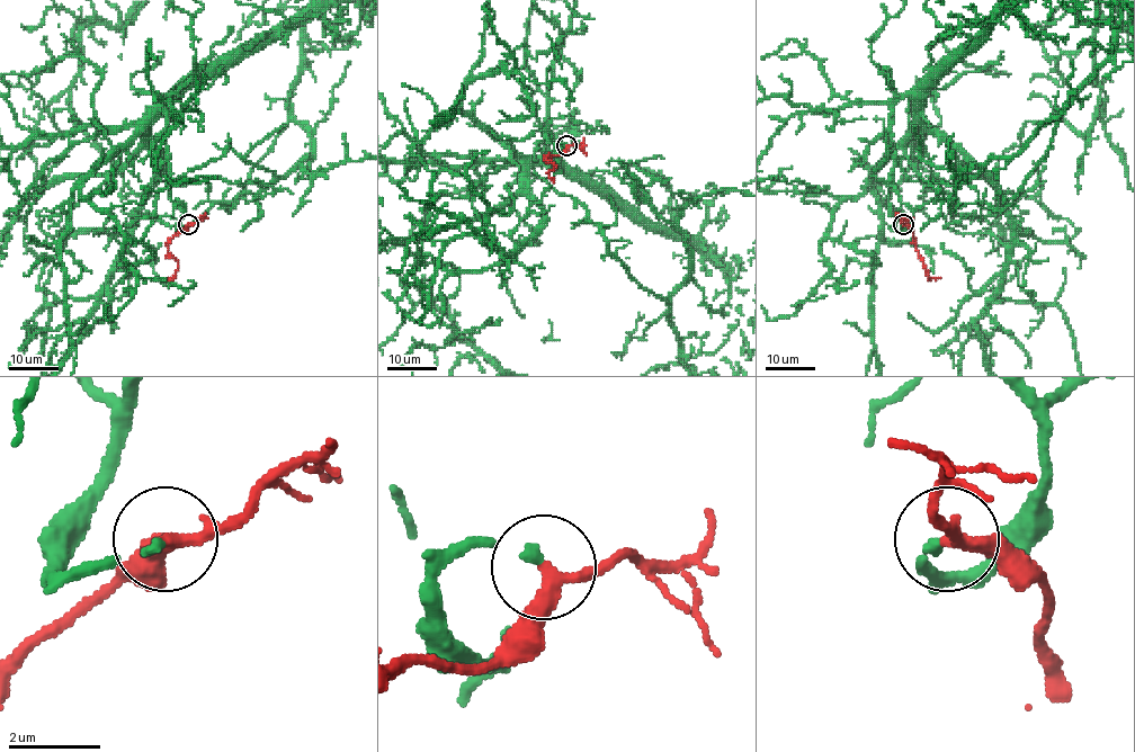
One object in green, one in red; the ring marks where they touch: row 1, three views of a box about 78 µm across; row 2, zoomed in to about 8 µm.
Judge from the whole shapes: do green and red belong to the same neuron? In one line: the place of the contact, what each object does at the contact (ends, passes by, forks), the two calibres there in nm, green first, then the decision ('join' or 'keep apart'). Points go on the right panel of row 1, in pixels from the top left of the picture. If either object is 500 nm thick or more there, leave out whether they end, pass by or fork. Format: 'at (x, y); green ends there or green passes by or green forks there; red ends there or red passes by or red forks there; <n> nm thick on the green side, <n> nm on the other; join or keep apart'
at (903, 224); green ends there; red passes by; 170 nm thick on the green side, 280 nm on the other; join

